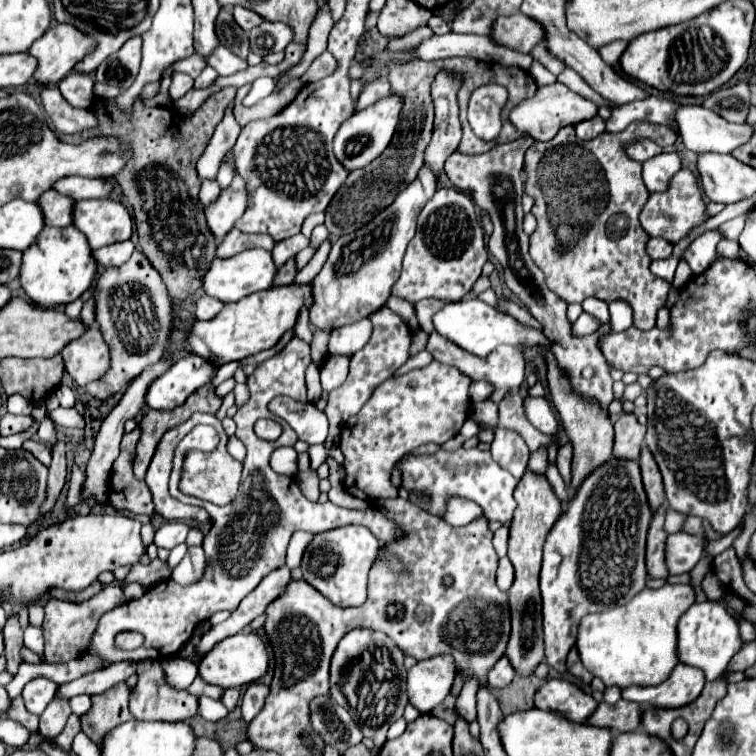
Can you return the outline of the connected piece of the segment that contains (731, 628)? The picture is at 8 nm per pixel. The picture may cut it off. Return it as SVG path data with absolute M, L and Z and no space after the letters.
M717 601L695 603L679 619L679 645L677 645L679 659L687 665L703 669L707 681L713 681L719 675L723 675L727 669L727 663L733 659L733 655L741 651L741 647L743 647L743 641L739 635L737 621Z

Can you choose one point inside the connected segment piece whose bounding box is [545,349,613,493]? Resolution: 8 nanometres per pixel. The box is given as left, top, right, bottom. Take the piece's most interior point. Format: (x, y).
(589, 428)

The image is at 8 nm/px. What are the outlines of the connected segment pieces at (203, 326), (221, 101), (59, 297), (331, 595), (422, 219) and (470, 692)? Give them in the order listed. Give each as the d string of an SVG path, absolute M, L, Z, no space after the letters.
M291 283L283 287L271 287L263 293L253 293L251 297L243 297L243 301L237 301L235 305L225 305L219 317L211 321L197 321L187 339L187 351L207 361L215 361L217 365L251 357L259 351L275 347L287 331L293 331L301 309L311 309L311 305L313 289L307 283Z
M236 87L217 91L194 112L191 121L183 121L175 109L145 107L139 99L135 99L131 115L125 115L117 101L107 97L95 97L91 105L99 121L99 127L95 127L97 135L115 135L133 149L133 159L115 175L115 181L119 181L133 207L139 247L159 271L173 301L185 301L195 295L203 285L203 275L215 259L215 237L205 221L205 207L199 201L201 183L195 161L201 157L236 92Z
M69 225L61 229L59 227L43 229L35 245L23 251L23 269L19 279L31 301L43 307L57 307L67 305L77 297L81 297L91 287L95 275L97 275L97 259L93 257L91 247L87 245L87 237L83 237L83 233L75 229L75 225Z
M347 525L315 535L303 555L303 579L339 607L359 607L367 601L367 575L381 549L379 539L367 527Z
M453 187L437 189L419 213L417 233L407 247L401 277L391 293L411 303L427 297L459 301L479 279L489 259L483 237L485 233L471 197Z
M469 677L465 681L459 697L457 697L457 703L455 703L455 713L459 717L463 717L465 721L475 721L475 717L477 717L477 713L475 713L475 695L477 695L475 683Z

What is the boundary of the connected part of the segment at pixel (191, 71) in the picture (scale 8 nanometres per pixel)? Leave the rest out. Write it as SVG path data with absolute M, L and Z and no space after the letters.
M195 53L195 55L191 55L191 57L187 57L187 59L179 60L179 63L175 63L175 65L173 65L173 71L183 71L183 73L195 79L201 74L205 65L207 65L205 59Z

